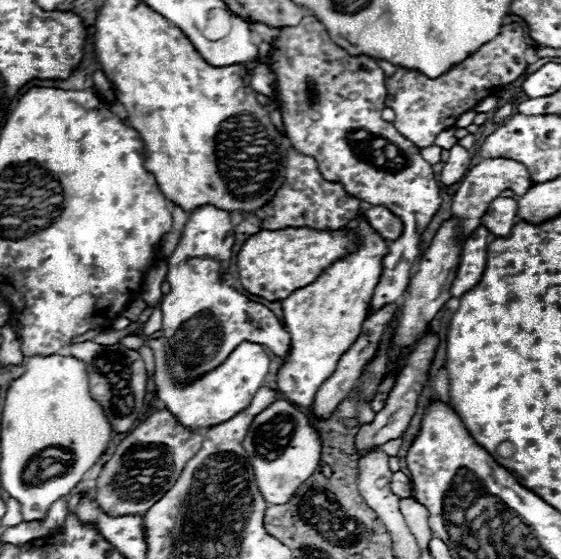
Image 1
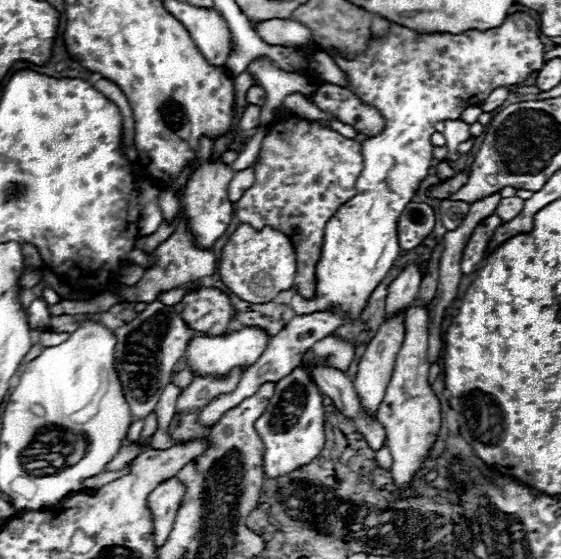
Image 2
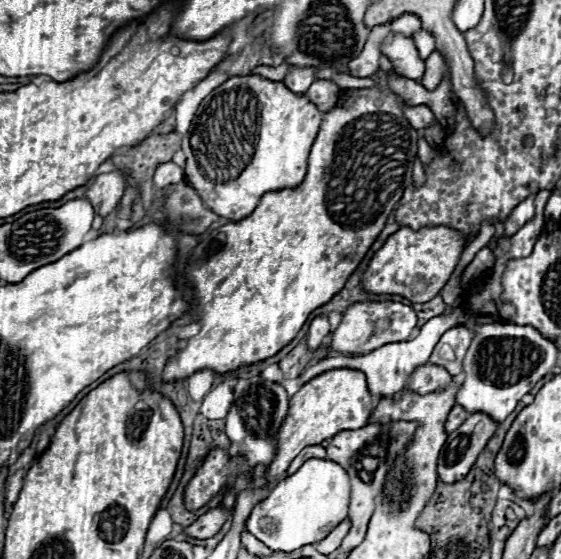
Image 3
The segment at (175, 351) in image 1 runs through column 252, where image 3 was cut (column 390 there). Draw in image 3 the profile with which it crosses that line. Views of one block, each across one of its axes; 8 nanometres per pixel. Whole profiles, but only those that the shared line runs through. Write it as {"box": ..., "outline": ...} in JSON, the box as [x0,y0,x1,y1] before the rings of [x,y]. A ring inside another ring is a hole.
{"box":[330,302,416,356],"outline":[[[358,302],[348,306],[342,316],[340,326],[332,332],[330,356],[334,352],[350,352],[350,354],[368,354],[388,342],[402,342],[416,328],[416,312],[400,302]]]}

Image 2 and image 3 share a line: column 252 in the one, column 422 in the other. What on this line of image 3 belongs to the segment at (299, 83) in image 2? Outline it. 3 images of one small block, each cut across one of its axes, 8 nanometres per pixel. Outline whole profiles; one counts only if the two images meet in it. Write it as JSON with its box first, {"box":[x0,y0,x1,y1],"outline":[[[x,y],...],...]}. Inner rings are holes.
{"box":[380,36,424,80],"outline":[[[394,36],[390,42],[382,42],[380,46],[382,54],[390,58],[394,70],[398,74],[410,78],[410,80],[420,80],[424,74],[424,60],[418,56],[418,50],[412,42],[412,38],[406,36]]]}

